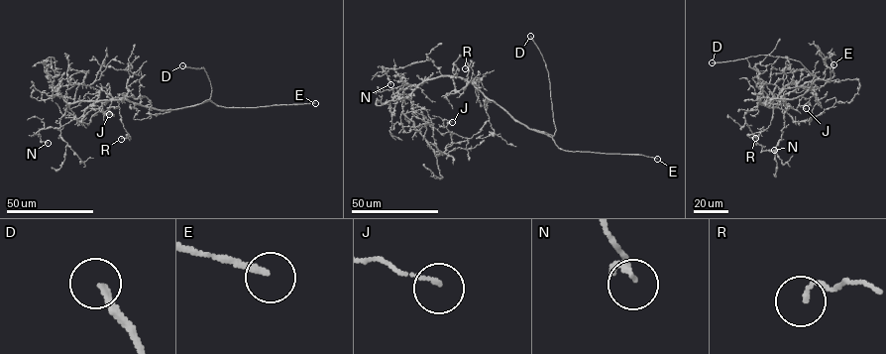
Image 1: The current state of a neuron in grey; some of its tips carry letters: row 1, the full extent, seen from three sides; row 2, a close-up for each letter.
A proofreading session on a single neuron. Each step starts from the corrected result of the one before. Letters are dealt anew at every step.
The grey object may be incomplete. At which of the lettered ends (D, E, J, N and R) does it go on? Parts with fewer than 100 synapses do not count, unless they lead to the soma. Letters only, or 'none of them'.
E

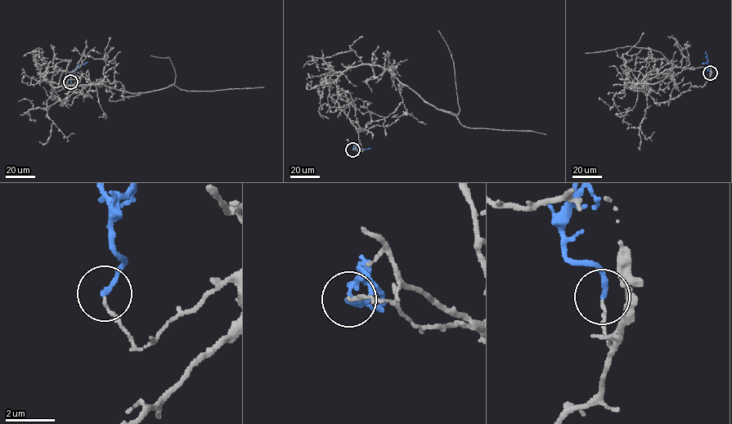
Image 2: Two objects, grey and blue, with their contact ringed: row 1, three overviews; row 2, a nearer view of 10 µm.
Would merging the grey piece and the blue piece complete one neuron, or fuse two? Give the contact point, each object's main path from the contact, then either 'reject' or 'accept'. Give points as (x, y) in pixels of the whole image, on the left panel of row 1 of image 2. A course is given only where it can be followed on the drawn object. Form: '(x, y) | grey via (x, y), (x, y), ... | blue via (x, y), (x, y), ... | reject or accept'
(70, 82) | grey via (70, 82), (80, 76), (44, 74), (52, 87), (137, 94), (174, 82), (168, 57), (150, 55) | blue via (70, 82), (71, 72), (87, 62) | reject

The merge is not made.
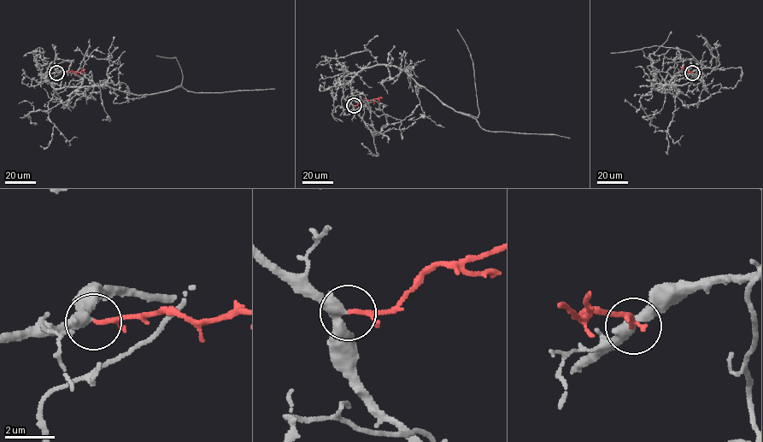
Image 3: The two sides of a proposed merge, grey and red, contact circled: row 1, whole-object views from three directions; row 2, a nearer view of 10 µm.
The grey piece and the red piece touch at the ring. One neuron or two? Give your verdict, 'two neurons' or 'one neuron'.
one neuron

